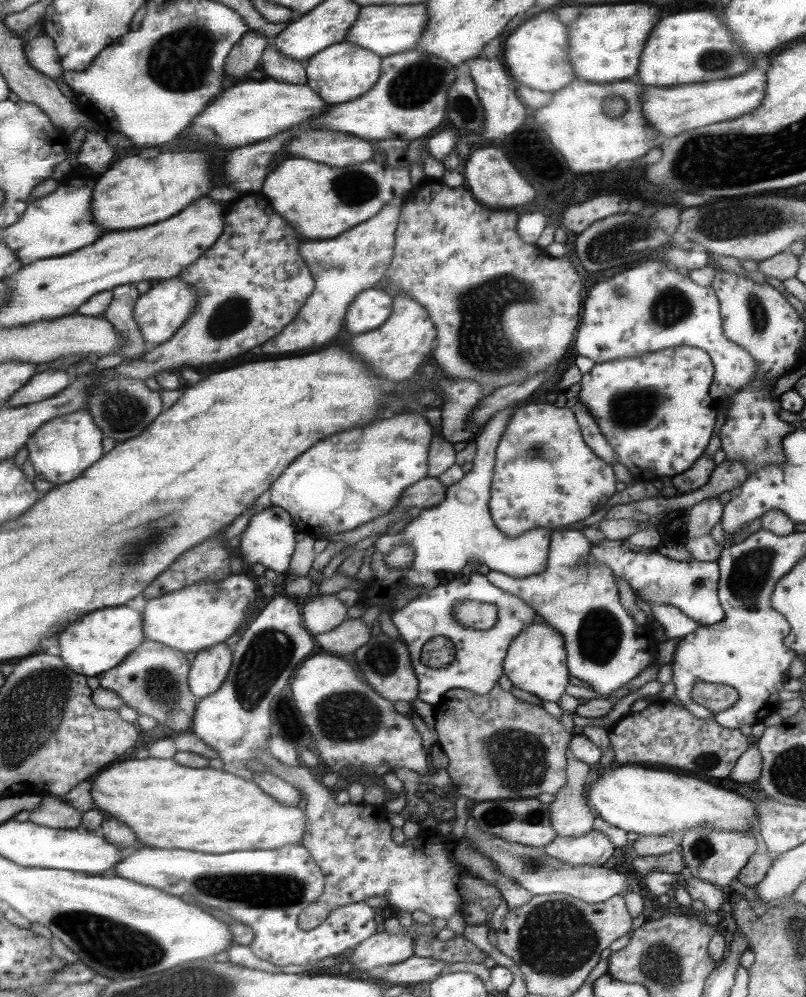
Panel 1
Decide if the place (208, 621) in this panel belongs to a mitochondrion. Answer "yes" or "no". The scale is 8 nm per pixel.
no

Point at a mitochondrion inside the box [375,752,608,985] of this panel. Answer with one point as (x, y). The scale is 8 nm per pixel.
(555, 940)

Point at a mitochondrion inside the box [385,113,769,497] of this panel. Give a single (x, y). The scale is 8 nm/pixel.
(482, 342)

